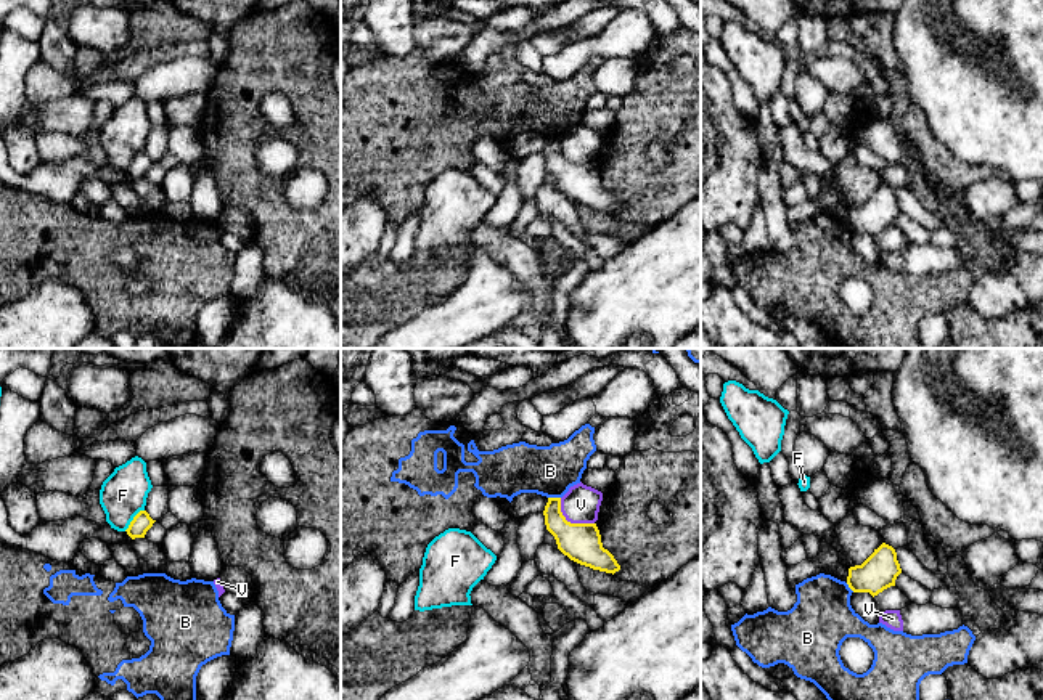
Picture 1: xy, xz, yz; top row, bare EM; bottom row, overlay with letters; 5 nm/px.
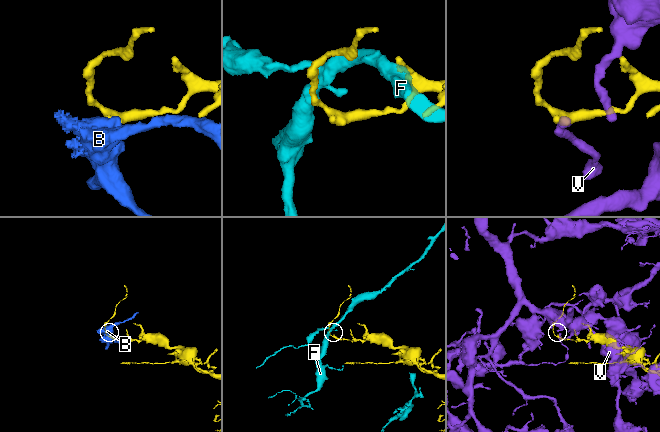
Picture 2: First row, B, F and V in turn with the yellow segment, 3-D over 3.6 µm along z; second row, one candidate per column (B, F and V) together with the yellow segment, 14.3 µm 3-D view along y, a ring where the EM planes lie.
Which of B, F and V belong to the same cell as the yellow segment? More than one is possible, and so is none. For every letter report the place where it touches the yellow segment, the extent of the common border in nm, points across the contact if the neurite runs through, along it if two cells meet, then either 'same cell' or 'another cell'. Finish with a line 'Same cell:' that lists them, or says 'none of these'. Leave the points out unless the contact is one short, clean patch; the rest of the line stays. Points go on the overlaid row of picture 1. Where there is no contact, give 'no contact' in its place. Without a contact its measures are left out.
B: xz (555, 498) | 60 nm | along xz (548, 496), (560, 498) | another cell
F: xy (134, 519) | 150 nm | another cell
V: xz (569, 522) | 220 nm | another cell
Same cell: none of these

